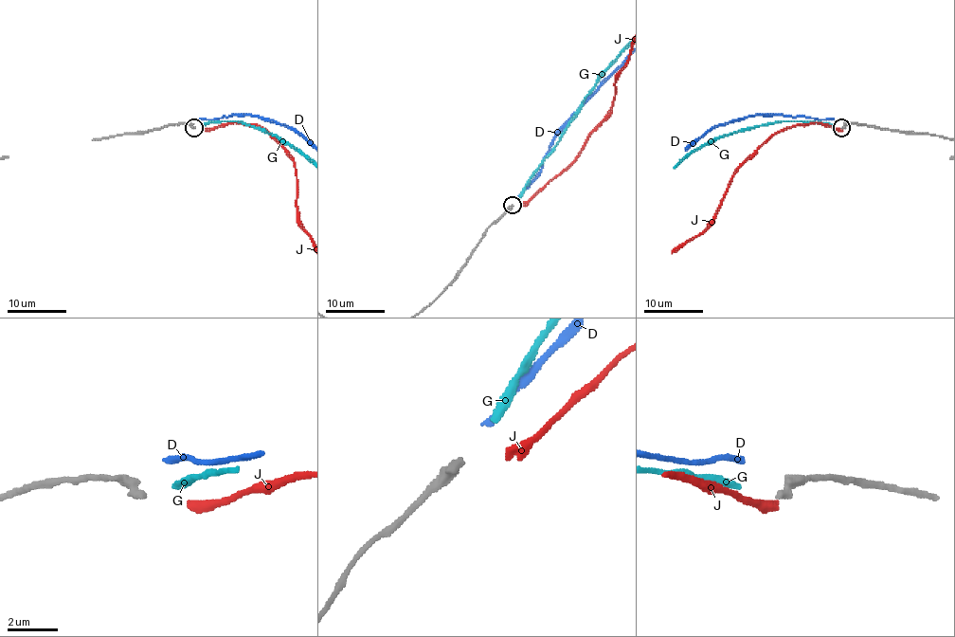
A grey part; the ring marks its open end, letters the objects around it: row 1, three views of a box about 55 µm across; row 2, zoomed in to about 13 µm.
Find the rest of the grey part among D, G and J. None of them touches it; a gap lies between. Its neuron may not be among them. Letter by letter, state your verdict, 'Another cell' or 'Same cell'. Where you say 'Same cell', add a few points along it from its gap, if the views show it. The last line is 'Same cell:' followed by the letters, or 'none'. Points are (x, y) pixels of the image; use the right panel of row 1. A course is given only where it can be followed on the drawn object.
D: Another cell
G: Same cell
J: Another cell
Same cell: G

